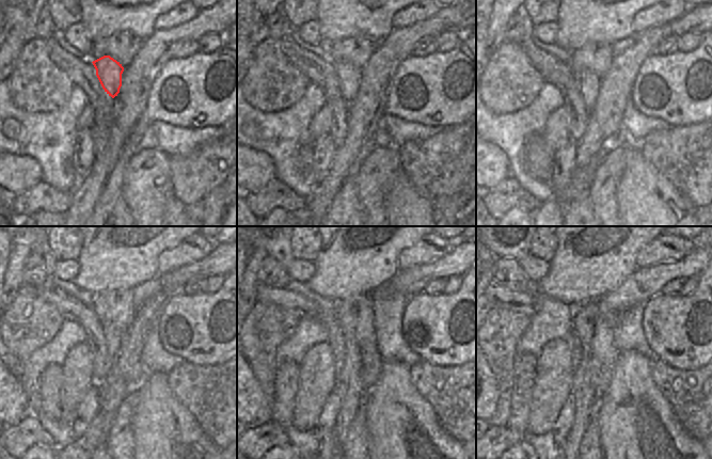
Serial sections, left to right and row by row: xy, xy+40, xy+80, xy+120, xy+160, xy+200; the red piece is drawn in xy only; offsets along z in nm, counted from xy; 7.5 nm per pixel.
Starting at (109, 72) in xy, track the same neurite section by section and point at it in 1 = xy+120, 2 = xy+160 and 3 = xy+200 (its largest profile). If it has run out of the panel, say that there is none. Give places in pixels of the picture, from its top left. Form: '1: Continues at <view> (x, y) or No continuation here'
1: Continues at xy+120 (112, 388)
2: Continues at xy+160 (349, 388)
3: Continues at xy+200 (585, 402).

